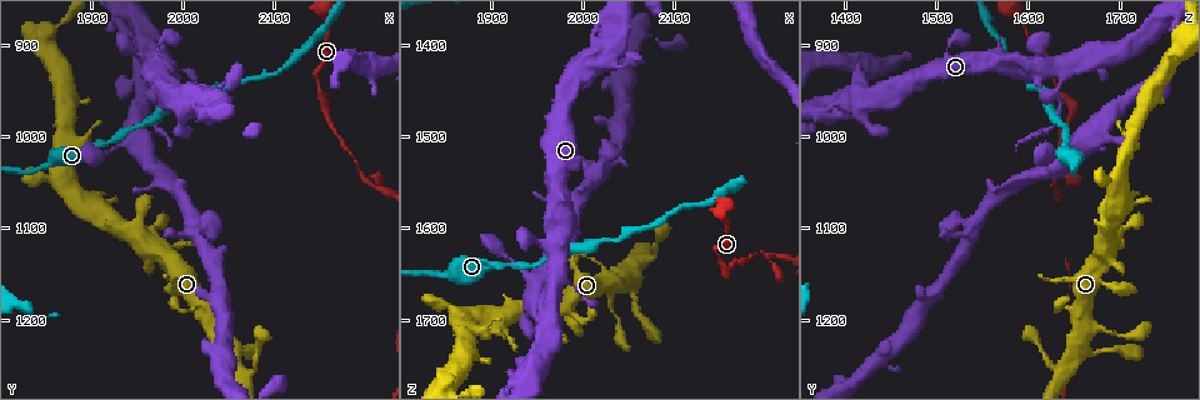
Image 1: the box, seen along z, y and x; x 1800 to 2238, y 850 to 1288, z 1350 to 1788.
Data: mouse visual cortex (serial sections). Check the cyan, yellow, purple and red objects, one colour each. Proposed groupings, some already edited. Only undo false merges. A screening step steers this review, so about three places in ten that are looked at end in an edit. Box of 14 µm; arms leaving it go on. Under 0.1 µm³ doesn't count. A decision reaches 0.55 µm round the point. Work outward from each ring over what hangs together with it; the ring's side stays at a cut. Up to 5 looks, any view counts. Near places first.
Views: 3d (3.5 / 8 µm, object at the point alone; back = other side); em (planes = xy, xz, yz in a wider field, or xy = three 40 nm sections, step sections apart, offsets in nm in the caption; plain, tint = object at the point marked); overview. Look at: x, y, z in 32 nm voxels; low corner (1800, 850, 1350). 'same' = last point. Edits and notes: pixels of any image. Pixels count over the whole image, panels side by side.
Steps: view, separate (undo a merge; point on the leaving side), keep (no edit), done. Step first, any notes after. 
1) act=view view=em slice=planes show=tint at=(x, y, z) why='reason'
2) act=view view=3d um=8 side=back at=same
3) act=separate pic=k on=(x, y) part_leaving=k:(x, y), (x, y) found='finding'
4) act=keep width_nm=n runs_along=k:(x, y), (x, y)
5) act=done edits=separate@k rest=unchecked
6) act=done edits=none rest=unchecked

act=view view=3d um=3.5 at=(1965, 915, 1620) why='calibre changes'

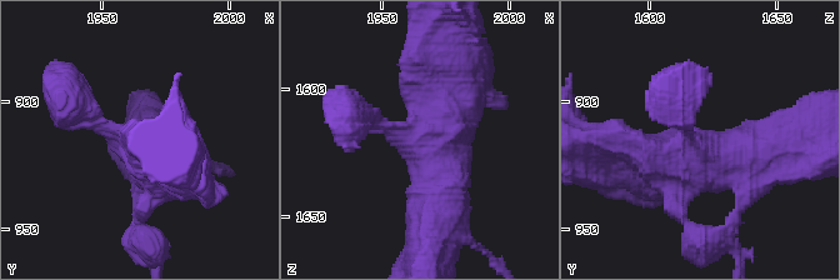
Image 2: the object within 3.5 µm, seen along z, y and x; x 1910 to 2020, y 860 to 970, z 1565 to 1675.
act=view view=em slice=xy step=3 show=tint at=(1963, 918, 1617) why='shape alone is not enough'

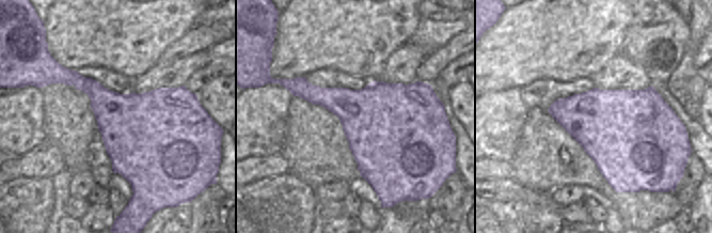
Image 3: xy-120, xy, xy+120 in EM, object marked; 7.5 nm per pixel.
act=separate pic=2 on=(728, 235) found='two cells meet here'

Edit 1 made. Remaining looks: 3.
act=view view=3d um=3.5 side=back at=(2205, 1045, 1630) why='sharp bend'

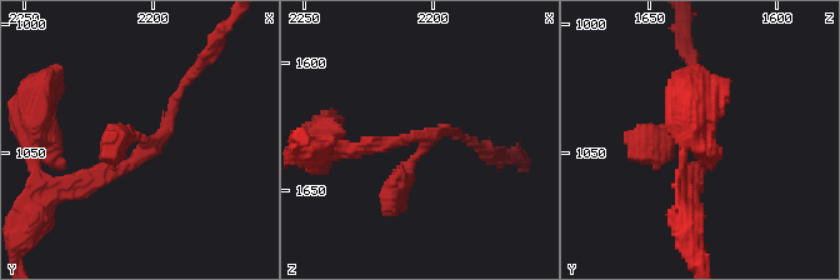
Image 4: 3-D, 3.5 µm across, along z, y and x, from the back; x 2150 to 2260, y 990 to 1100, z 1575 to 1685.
act=view view=em slice=xy step=3 show=plain at=(2202, 1048, 1630) why='now the EM'

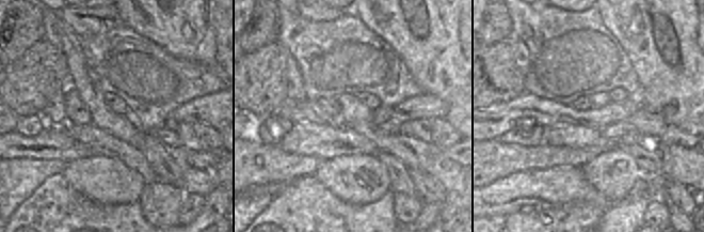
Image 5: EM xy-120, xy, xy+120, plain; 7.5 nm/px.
act=view view=em slice=xy step=3 show=tint at=same why='with the object marked'

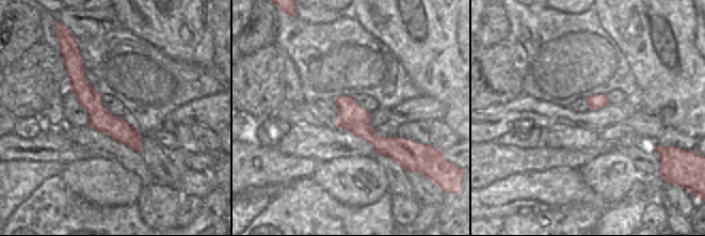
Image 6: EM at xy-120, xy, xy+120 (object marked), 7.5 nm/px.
act=keep runs_along=6:(70, 62), (93, 106), (137, 147) found='continuous, no second cell'

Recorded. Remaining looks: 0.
act=done edits=separate@2 rest=unchecked

